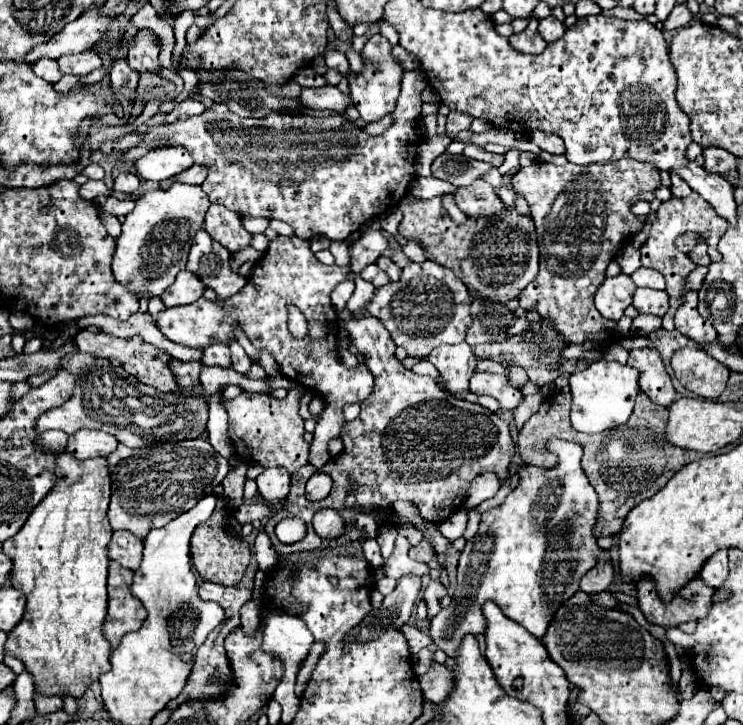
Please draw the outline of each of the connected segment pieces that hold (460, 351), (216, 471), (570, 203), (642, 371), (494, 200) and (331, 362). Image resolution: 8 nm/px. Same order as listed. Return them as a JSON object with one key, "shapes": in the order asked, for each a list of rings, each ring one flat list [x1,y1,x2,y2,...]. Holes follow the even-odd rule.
{"shapes":[[[467,342,435,348,427,360,445,378,445,390,451,394,463,394,469,390,469,378,475,370,477,358]],[[203,438,147,448,127,448,125,444,119,444,117,450,107,456,107,464,111,472,111,528,129,530,141,540,149,530,161,528,179,514,187,512,201,500,201,494,211,494,211,490,223,482,231,468,229,460,217,454]],[[631,158,589,166,571,162,565,166,531,164,519,168,511,184,531,208,541,250,539,272,519,294,519,304,525,310,539,312,543,320,551,320,567,346,585,342,611,344,617,338,617,322,605,320,597,312,593,294,599,282,605,280,607,264,625,248,627,236,641,230,643,220,631,212,631,200,661,186,659,170]],[[635,348,629,352,631,368,639,370,639,388,645,392,655,404,669,406,677,392,673,388,673,382,665,370,665,364,655,348]],[[483,178,475,180,471,186,459,188,455,192,455,202,469,218,491,218,493,214,507,210,505,202,495,194,495,188]],[[279,236,271,242,267,248,263,260,259,260,247,278,247,284,243,290,239,290,233,298,227,302,209,302,205,298,199,298,193,304,177,306,177,308,165,308,159,312,155,326,171,340,181,346,189,348,205,348,211,342,229,342,233,338,233,324,239,322,247,338,253,342,255,348,267,348,273,358,277,360,281,374,291,378,293,382,317,390,325,398,325,410,321,414,321,420,315,426,313,432,313,444,311,444,311,464,315,468,321,468,329,458,329,442,339,438,341,428,345,424,343,418,343,406,347,404,361,404,373,390,373,376,367,370,367,366,347,368,339,362,337,354,337,312,329,300,329,294,333,288,351,278,351,266,325,266,321,264,315,254,309,248,307,240,301,240,297,236,285,238],[293,302,303,314,309,324,309,332,305,338,297,340,289,334,285,324,285,304]]]}

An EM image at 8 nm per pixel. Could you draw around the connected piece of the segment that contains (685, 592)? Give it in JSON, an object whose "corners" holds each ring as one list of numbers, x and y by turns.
{"corners":[[641,578,635,584,639,608,651,624,659,626,677,626,681,622,705,618,711,612,711,590,701,578,693,578,681,590,675,592,673,600,665,602,659,598,655,590,655,582,651,578]]}

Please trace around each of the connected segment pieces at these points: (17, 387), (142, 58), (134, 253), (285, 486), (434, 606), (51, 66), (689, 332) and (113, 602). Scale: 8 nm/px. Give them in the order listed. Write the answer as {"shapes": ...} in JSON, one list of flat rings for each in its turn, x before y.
{"shapes":[[[23,380,23,382,13,382,13,386,11,386,11,404,15,404,17,398,23,398,23,394,31,392,31,388,33,388,33,386,31,386,27,380]],[[141,28,135,36,135,42,129,48,129,64,137,72,157,72,159,70,159,38,153,30]],[[173,182,169,190,147,190,137,198,135,210,131,214,127,214,125,222,123,222,123,232,117,238,117,252,113,256,113,276,115,280,123,282,123,284,131,284,139,296,161,296,163,290,167,286,171,286,171,282,175,280,175,274,185,270,185,262,187,262,187,254,191,248,191,242,197,234,197,230,203,228,203,220,209,208,209,198,207,194,201,190,201,186,191,186,191,184,183,184,183,182]],[[265,468,257,478,259,494,269,504,279,504,289,494,289,472,285,468]],[[431,580,429,586,425,588,423,592,423,600,427,602,427,616,433,618,435,614,439,614,441,606,439,606,439,600,447,594,447,588,443,586,441,580]],[[39,58,37,62,33,62,31,68,39,78,43,78,47,82,57,82,61,78,61,70,59,70,57,62,49,60,49,58]],[[695,290,685,294,685,300,675,314,675,328,683,336,695,340,699,346,705,346,717,340,717,332,711,326,711,322,697,312,697,292]],[[117,562,109,564,109,614,105,618,105,636,109,644,115,648,127,632,139,630,147,612,143,604,131,594,133,570,119,566]]]}

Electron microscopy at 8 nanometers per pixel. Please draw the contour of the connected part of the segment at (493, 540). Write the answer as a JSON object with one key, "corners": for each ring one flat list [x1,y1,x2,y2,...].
{"corners":[[561,440,561,462,559,462,559,466,555,466,555,468,551,468,551,470,535,468,535,466,533,466,533,468,517,468,517,466,515,466,517,474,521,476,521,478,519,478,519,486,505,498,505,502,503,502,501,506,483,512,477,534,475,534,471,540,467,540,467,544,465,544,465,548,463,548,463,552,461,552,461,558,459,558,459,566,457,566,457,592,455,592,455,596,453,596,453,604,447,606,447,608,443,608,441,614,435,616,435,618,431,620,431,638,435,640,435,644,437,644,445,654,449,654,449,656,455,654,455,648,459,646,459,640,461,640,465,634,483,634,483,632,485,632,485,618,483,618,483,612,481,612,481,604,483,604,485,600,493,600,493,602,503,610,505,616,509,616,511,620,515,620,515,622,519,622,521,626,525,626,535,638,541,638,541,636,545,634,545,630,547,630,547,624,549,624,553,612,555,612,567,598,571,598,571,596,579,590,581,578,583,578,591,568,595,568,595,566,599,564,599,556,605,554,605,552,609,552,609,550,599,548,599,544,597,544,597,540,595,540,595,534,593,534,595,518,597,518,597,510,599,510,599,498,597,498,593,486,589,484,589,480,587,480,587,476,585,476,585,472,583,472,583,468,581,468,581,456,583,456,583,448,581,448,579,444]]}

